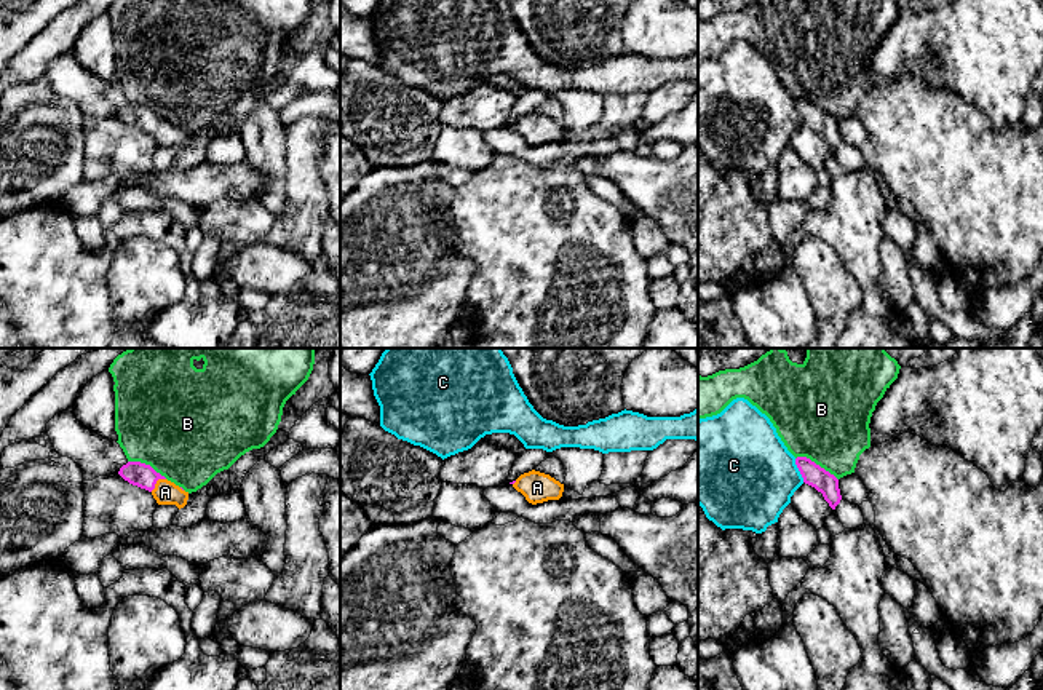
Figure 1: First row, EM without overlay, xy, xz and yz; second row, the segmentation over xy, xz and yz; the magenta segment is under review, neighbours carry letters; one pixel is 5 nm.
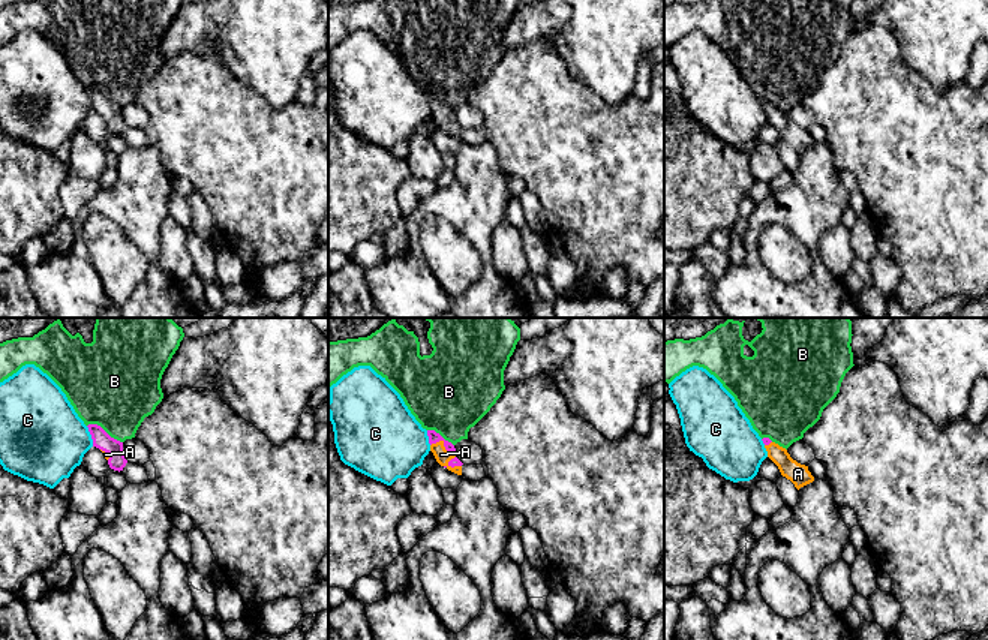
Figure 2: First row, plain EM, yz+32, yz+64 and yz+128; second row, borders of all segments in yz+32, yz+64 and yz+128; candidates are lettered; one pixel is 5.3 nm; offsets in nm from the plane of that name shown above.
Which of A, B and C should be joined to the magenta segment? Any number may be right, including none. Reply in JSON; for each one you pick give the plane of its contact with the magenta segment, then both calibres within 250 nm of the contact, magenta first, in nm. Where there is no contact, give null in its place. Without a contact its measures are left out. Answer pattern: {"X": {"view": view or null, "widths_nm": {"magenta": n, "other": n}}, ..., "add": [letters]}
{"A": {"view": "xy", "widths_nm": {"magenta": 120, "other": 120}}, "add": ["A"]}

